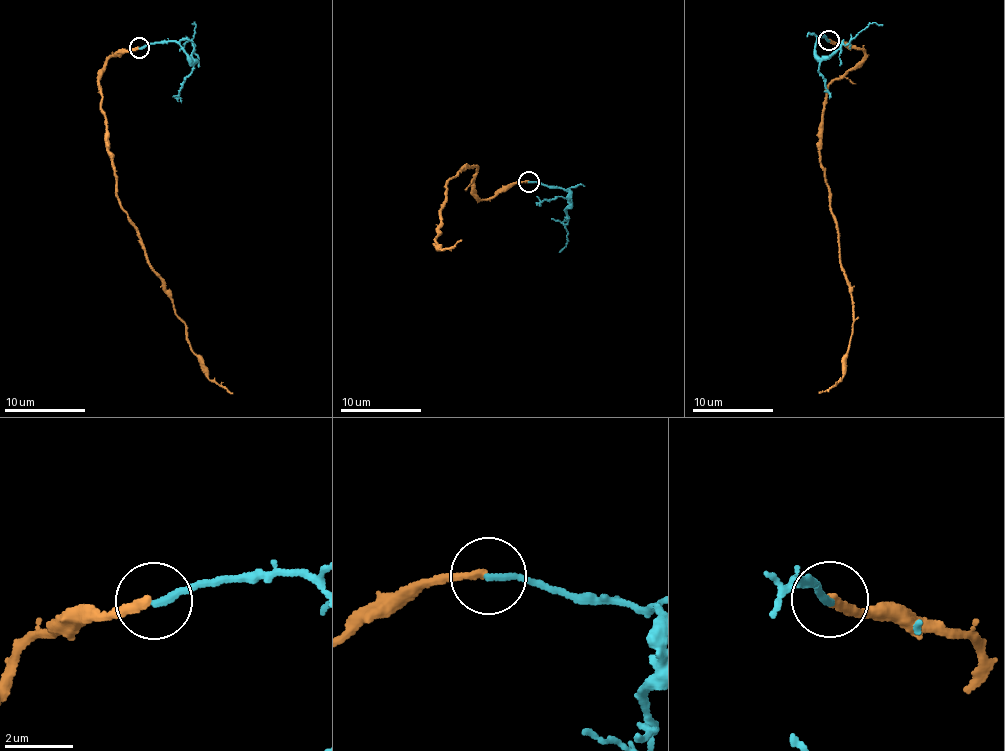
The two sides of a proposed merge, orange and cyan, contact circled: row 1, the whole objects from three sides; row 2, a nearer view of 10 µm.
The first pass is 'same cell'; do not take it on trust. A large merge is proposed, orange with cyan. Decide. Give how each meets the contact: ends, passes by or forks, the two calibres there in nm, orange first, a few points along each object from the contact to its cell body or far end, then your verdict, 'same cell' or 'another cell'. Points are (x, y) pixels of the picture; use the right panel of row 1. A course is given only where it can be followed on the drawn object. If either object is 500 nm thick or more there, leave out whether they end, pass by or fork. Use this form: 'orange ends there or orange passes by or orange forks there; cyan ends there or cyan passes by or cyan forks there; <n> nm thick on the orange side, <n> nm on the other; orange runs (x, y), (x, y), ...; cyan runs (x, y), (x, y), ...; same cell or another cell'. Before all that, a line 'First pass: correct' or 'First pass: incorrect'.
First pass: incorrect
orange ends there; cyan ends there; 240 nm thick on the orange side, 200 nm on the other; orange runs (828, 41), (844, 41), (864, 54), (827, 86), (819, 150), (854, 322), (842, 378), (818, 392); cyan runs (828, 41), (818, 35), (816, 46), (820, 57), (827, 57), (872, 23), (882, 25); another cell

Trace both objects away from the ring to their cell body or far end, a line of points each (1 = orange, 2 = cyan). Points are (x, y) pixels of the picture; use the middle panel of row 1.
1: (528, 181), (481, 199), (472, 182), (478, 167), (460, 168), (445, 183), (432, 244), (453, 249), (462, 239)
2: (528, 181), (569, 191), (565, 243), (559, 251)

